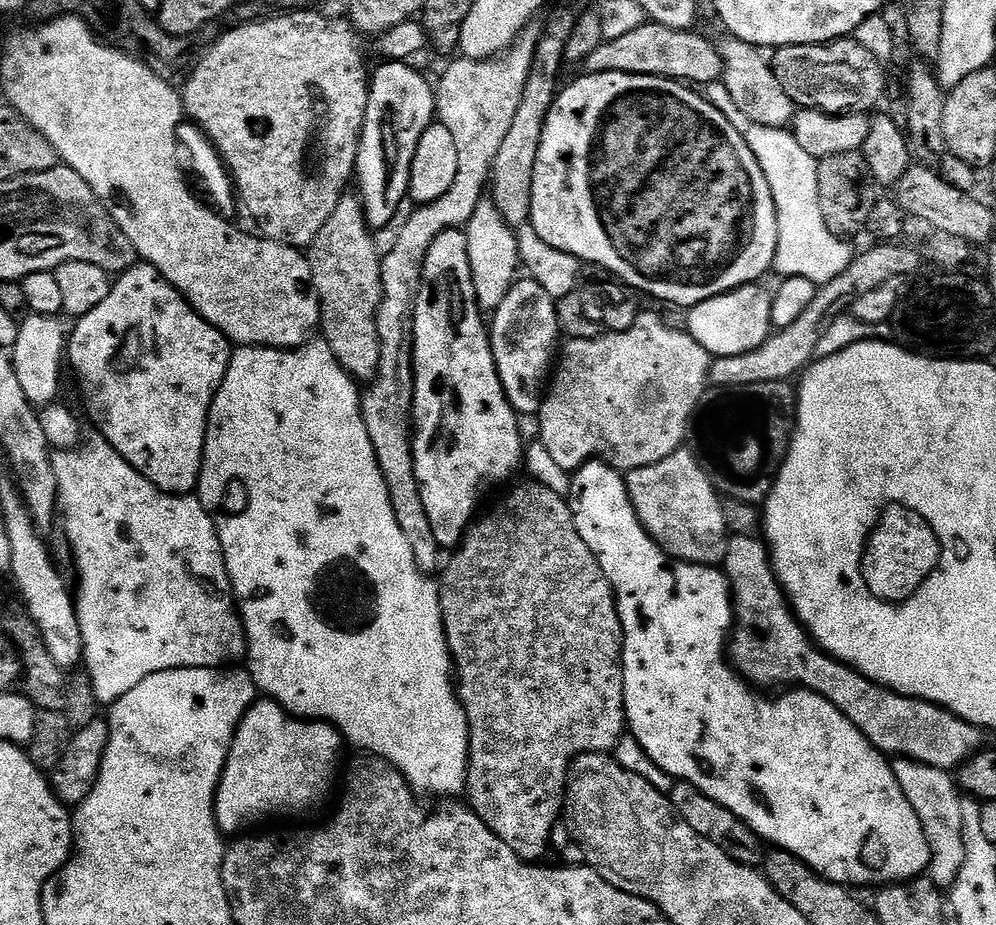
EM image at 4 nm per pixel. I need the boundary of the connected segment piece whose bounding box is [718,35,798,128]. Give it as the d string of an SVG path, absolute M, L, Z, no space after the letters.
M725 35L723 39L724 41L719 41L718 44L720 57L724 63L722 83L726 86L726 90L730 90L730 98L734 98L735 104L744 111L749 124L788 128L796 116L798 105L790 98L790 94L786 94L786 90L782 90L782 82L778 82L769 57L761 49L754 47L753 44L742 42L736 36Z

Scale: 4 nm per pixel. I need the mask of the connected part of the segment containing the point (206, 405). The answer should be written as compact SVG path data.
M137 262L131 268L119 273L115 277L110 294L106 294L104 301L98 306L94 306L94 310L90 310L90 314L79 317L75 324L76 329L73 332L71 329L66 340L66 360L69 365L72 363L72 368L76 371L77 378L80 379L80 392L84 395L84 408L88 411L93 426L96 427L93 429L103 436L110 447L118 450L118 454L122 454L122 458L126 458L126 462L130 466L134 466L134 470L138 470L138 474L146 477L154 487L161 488L164 492L171 492L173 496L195 493L200 483L200 471L204 461L204 439L206 438L210 406L218 394L218 386L222 386L222 378L226 378L228 363L233 354L228 339L214 326L210 326L210 322L206 322L200 317L188 305L184 295L174 286L170 286L170 282L166 282L164 275L153 264L143 262Z

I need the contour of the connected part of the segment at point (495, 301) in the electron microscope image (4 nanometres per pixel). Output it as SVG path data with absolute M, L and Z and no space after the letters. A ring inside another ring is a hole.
M490 198L480 201L478 210L474 210L474 214L468 220L466 231L476 301L481 312L494 314L498 310L498 306L502 306L506 294L516 283L518 273L522 268L516 232L504 221L502 214L498 214L498 206L494 206L494 202Z

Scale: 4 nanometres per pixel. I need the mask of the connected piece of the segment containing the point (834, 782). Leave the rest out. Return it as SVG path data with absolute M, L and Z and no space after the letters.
M593 458L576 469L572 476L572 491L566 499L572 511L574 526L578 534L582 534L582 542L590 546L598 566L602 566L606 578L612 583L612 592L616 595L616 609L624 627L624 719L627 731L640 743L642 750L646 750L648 757L667 776L672 777L673 781L693 784L698 790L702 790L702 794L706 794L706 798L718 802L718 806L730 810L730 814L746 822L746 826L750 826L752 833L761 841L769 845L772 843L779 851L796 856L824 880L845 886L887 886L923 877L928 871L930 846L926 842L922 822L918 822L918 814L914 814L914 806L906 802L906 794L902 794L902 786L898 786L898 778L894 778L889 757L879 752L835 706L826 702L826 698L796 686L791 690L781 691L777 700L767 700L764 697L767 695L750 686L747 680L737 675L726 663L726 641L734 628L734 609L732 585L728 583L723 571L711 564L691 564L668 555L642 526L628 496L625 477L603 459Z

